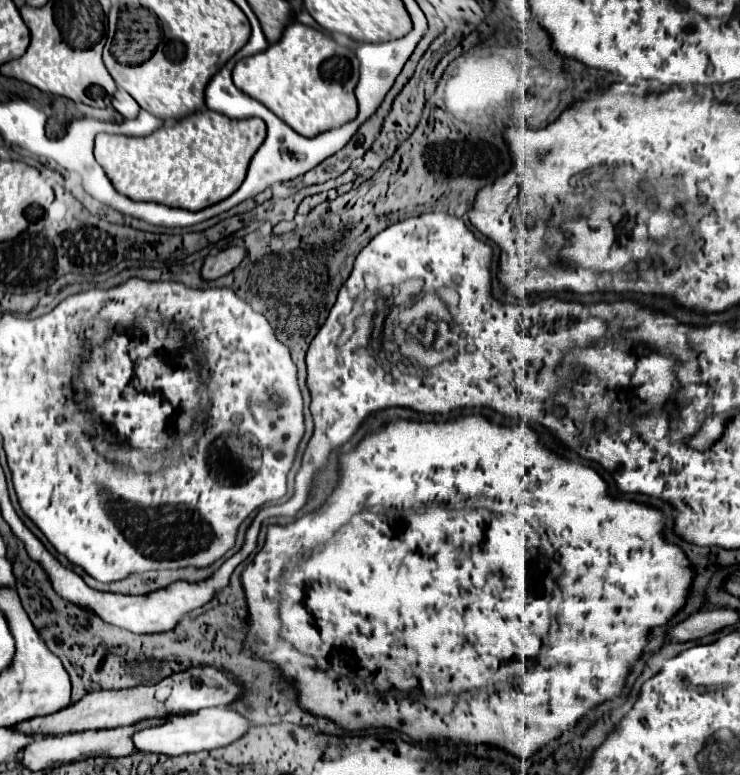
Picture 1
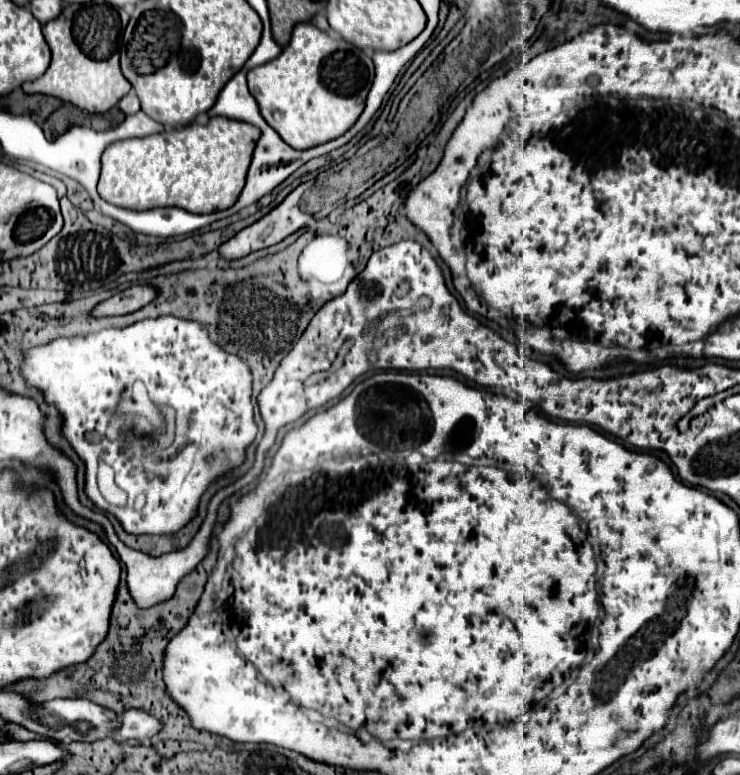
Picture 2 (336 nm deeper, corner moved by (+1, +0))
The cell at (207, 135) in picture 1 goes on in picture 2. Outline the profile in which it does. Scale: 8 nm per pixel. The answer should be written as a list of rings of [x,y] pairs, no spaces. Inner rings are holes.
[[[215,116],[203,126],[193,122],[181,130],[161,132],[161,134],[135,138],[135,140],[113,142],[111,146],[105,148],[103,158],[101,158],[101,178],[97,186],[99,196],[109,204],[137,210],[137,212],[163,208],[163,206],[175,206],[175,208],[183,208],[195,214],[227,210],[233,206],[233,202],[239,198],[245,186],[245,176],[247,176],[249,162],[251,162],[259,136],[261,136],[261,130],[255,128],[253,124]]]

